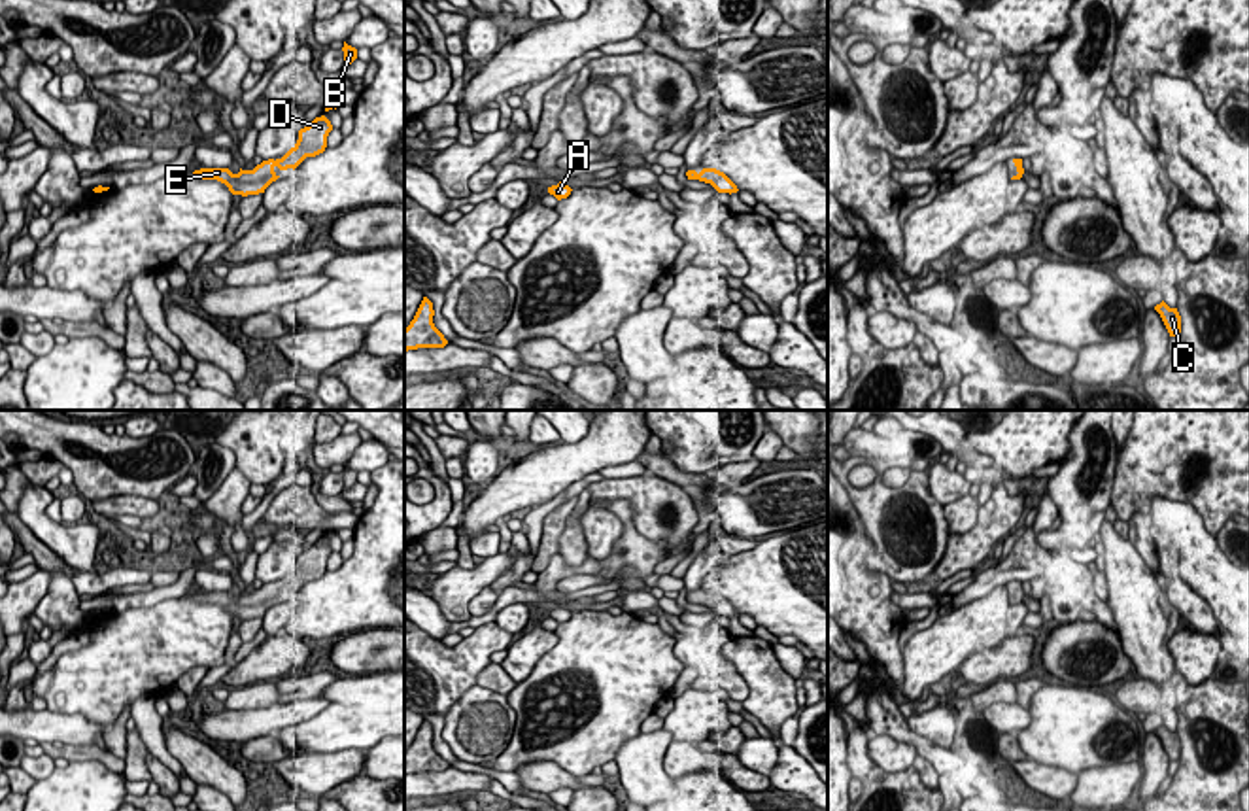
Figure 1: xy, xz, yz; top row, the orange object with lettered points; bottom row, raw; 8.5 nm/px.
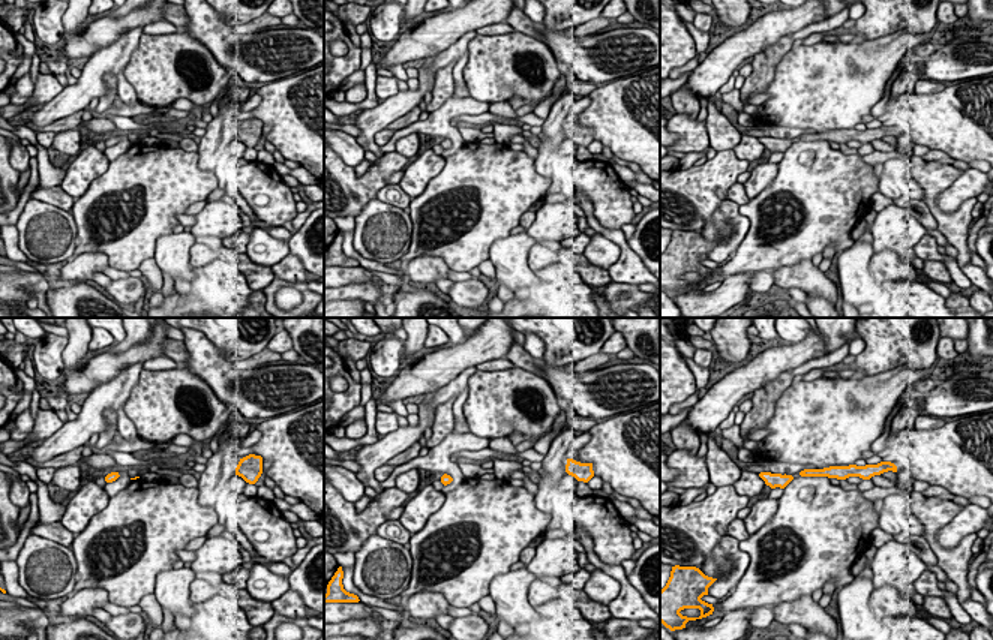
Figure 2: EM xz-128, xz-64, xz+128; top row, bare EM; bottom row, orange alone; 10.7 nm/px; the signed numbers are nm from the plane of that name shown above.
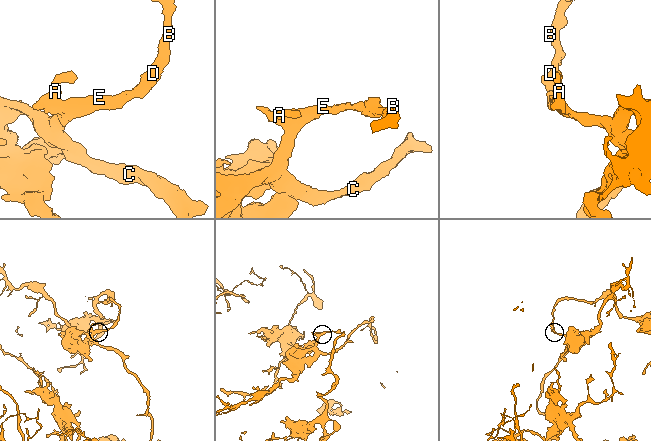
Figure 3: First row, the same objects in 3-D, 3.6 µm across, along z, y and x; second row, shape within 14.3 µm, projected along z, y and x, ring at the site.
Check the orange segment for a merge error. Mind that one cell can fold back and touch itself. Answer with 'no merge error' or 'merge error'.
no merge error

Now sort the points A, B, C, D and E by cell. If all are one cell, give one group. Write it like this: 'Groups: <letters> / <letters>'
Groups: A B C D E

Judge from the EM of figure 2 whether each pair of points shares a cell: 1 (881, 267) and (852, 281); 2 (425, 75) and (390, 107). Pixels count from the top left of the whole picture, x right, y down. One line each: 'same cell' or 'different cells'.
1: different cells
2: same cell

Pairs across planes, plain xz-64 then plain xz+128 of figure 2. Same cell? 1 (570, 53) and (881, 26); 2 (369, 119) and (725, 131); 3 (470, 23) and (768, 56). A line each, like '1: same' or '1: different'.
1: different
2: different
3: different

